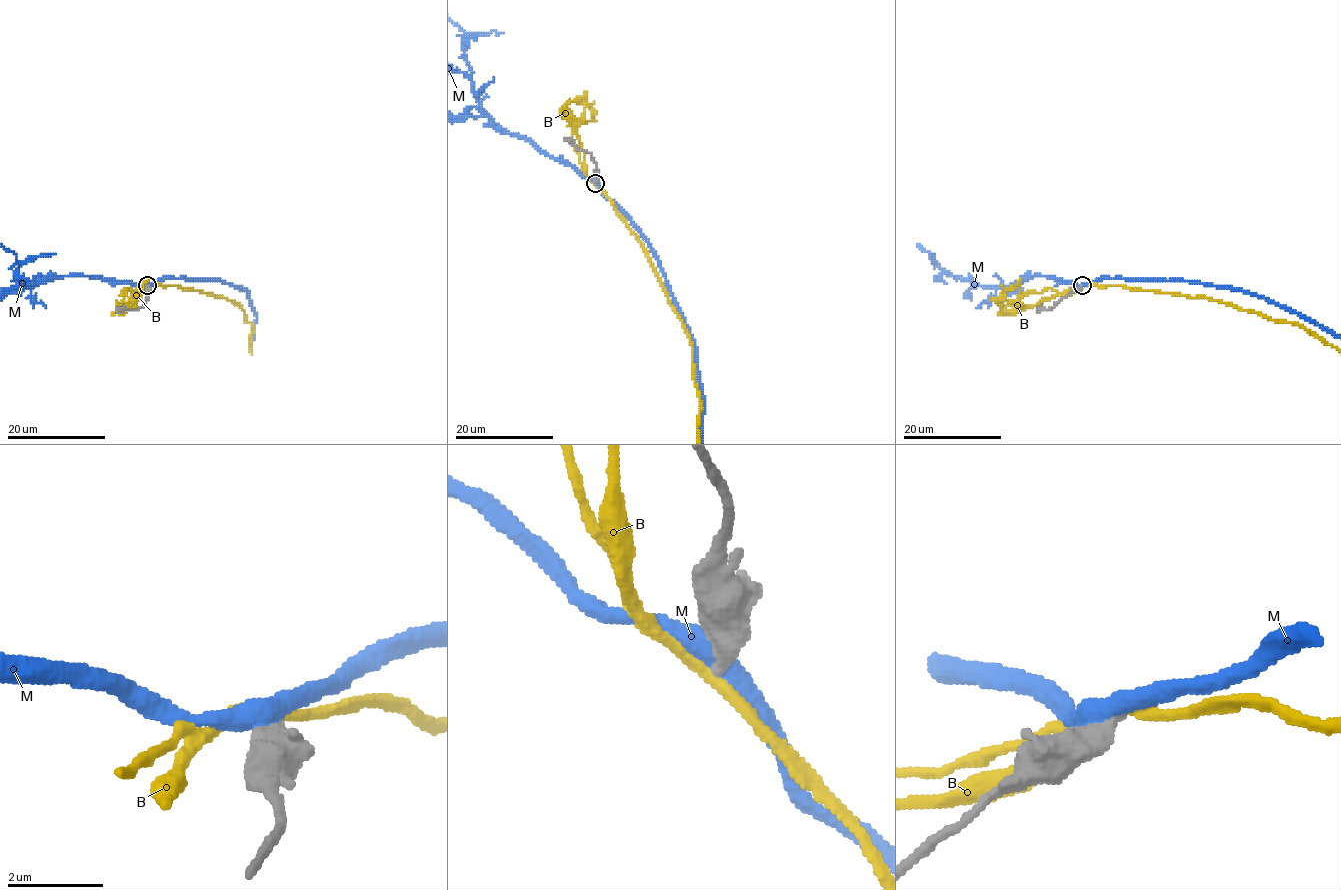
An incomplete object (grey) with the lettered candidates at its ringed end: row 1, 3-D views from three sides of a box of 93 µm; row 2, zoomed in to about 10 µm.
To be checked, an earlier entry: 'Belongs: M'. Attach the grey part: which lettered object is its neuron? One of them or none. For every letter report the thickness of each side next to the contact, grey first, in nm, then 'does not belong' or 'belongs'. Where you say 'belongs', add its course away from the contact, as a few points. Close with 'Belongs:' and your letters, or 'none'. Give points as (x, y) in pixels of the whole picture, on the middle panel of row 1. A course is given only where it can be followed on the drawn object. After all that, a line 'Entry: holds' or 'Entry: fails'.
B: calibres 360 and 240 nm; does not belong
M: calibres 650 and 480 nm; does not belong
Belongs: none
Entry: fails

